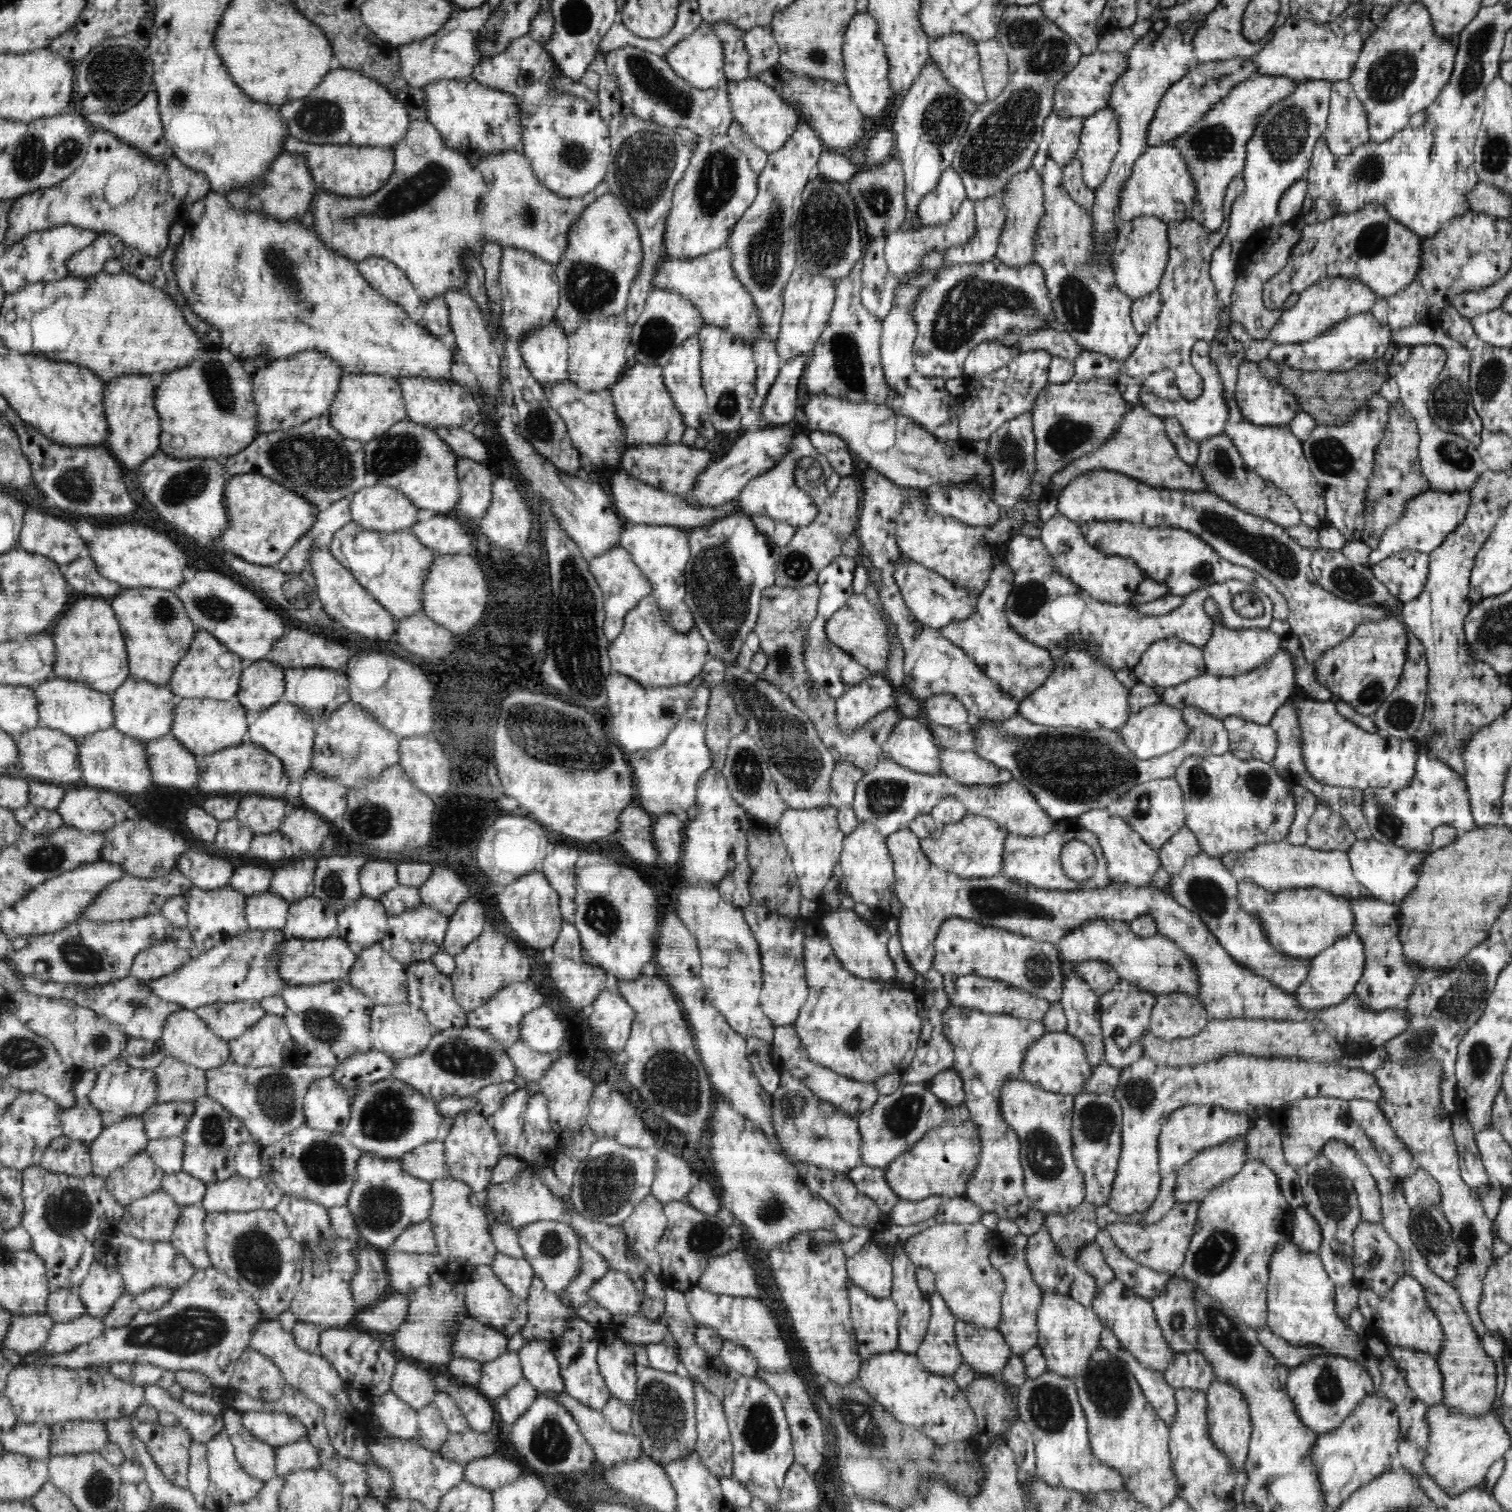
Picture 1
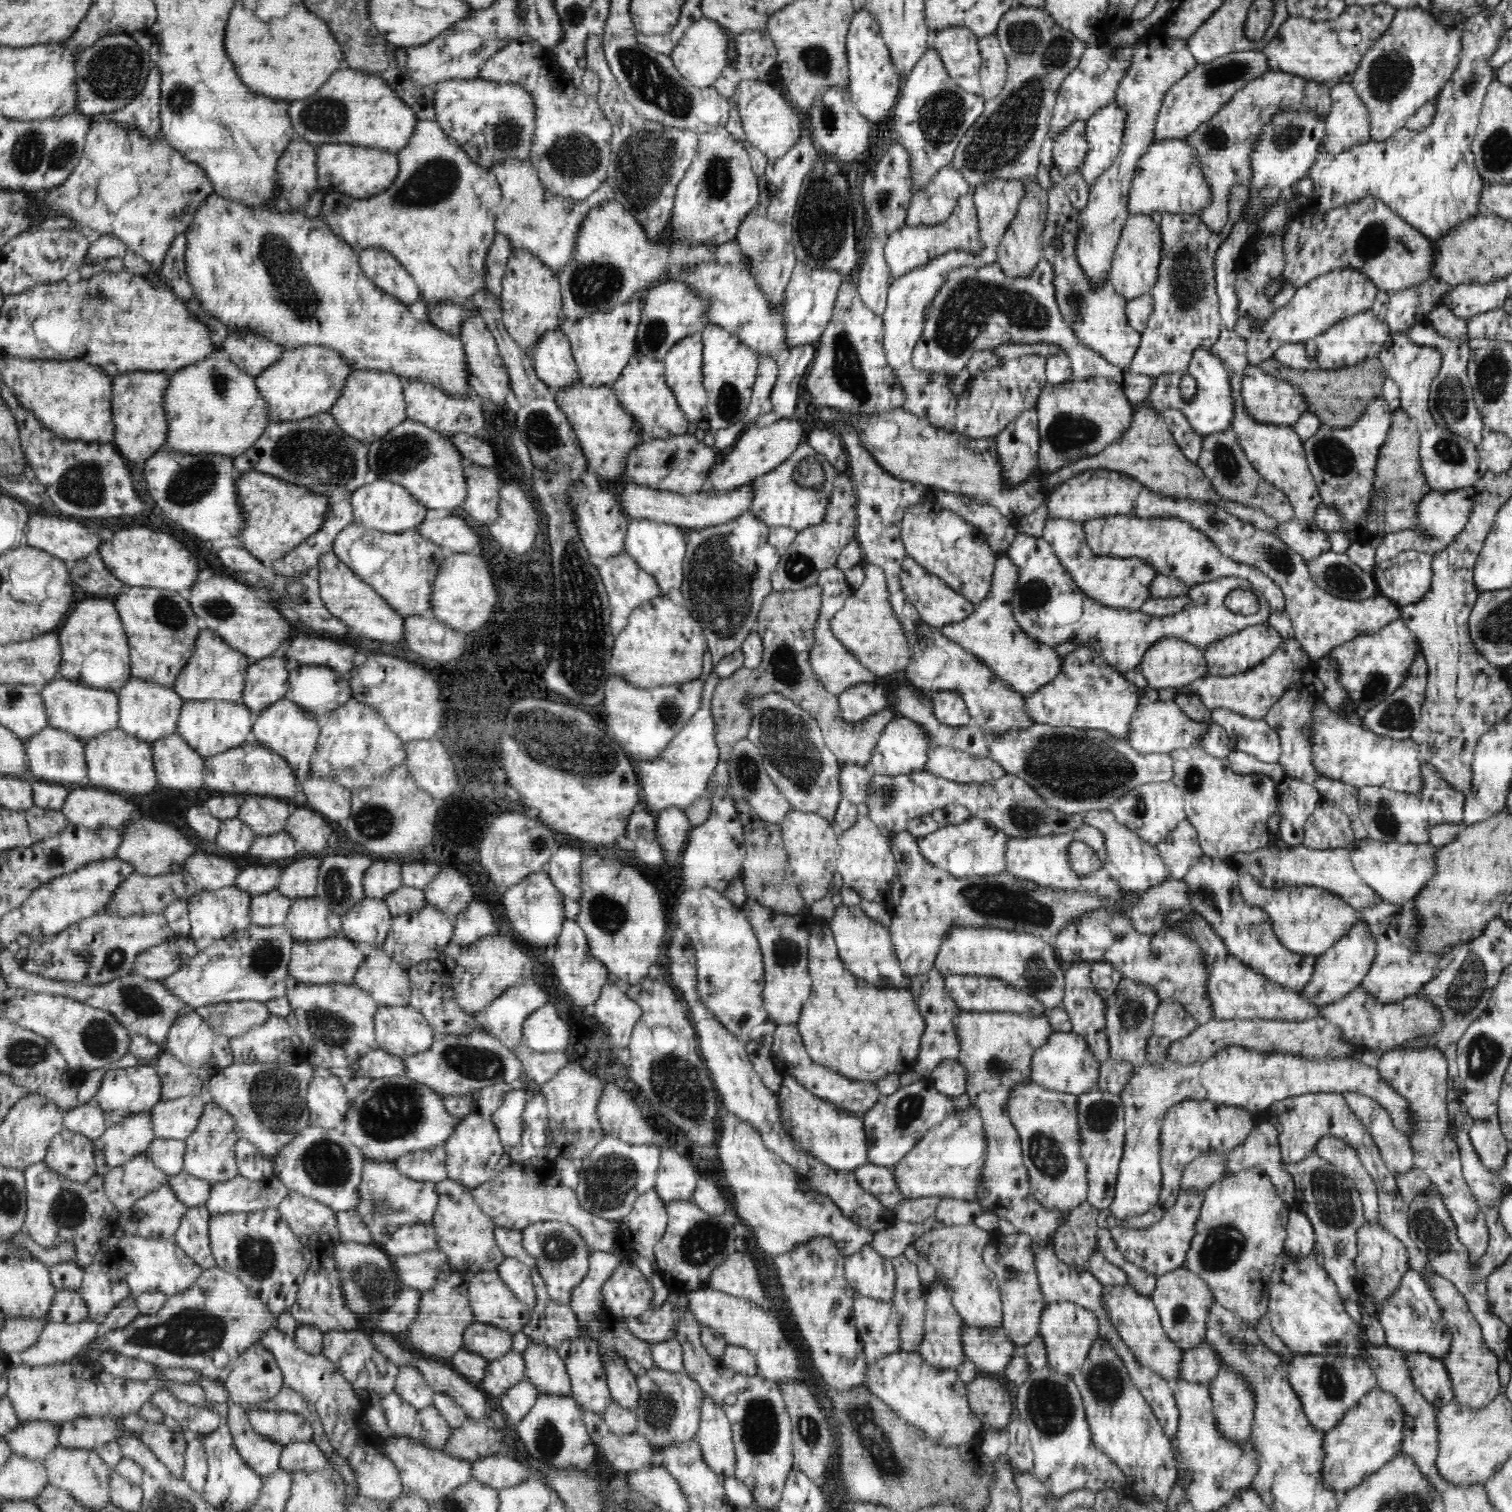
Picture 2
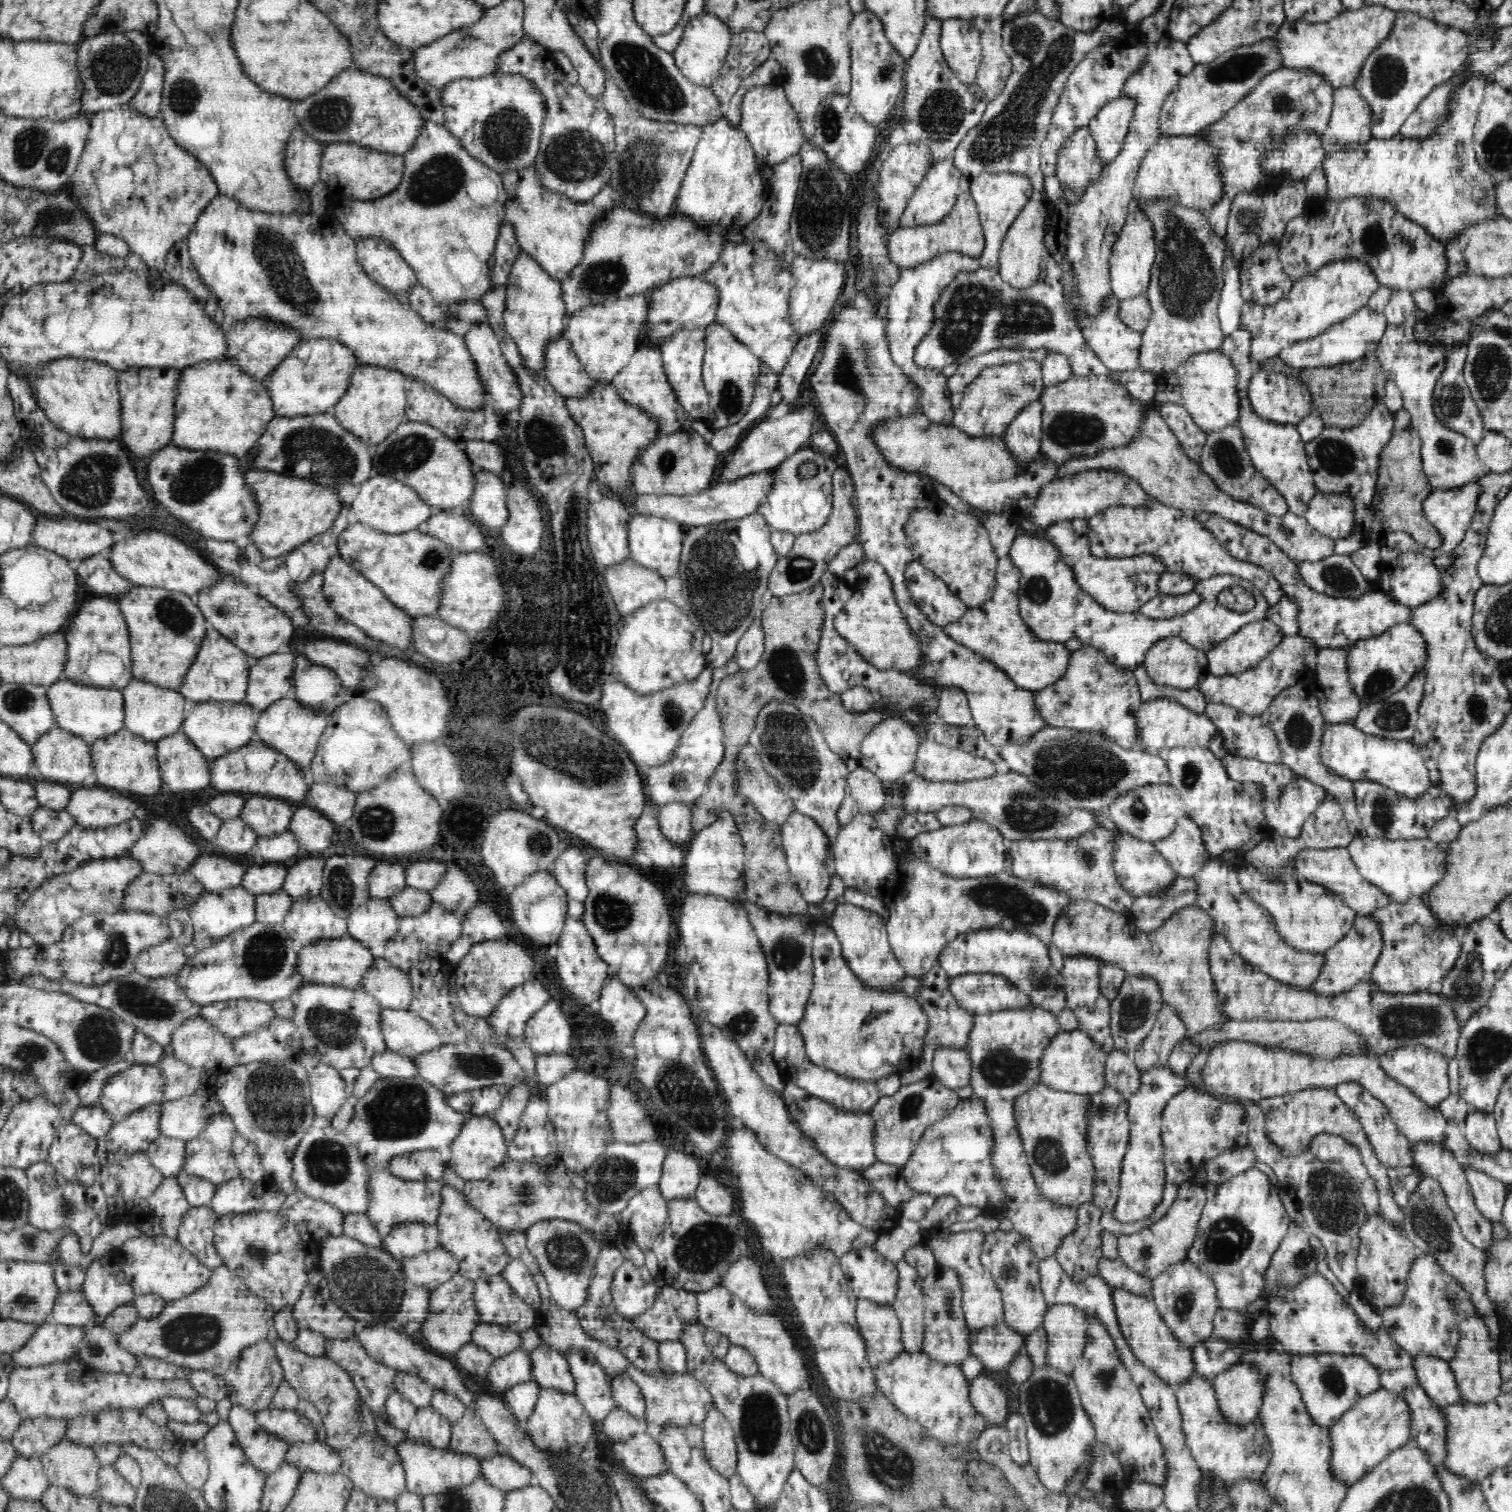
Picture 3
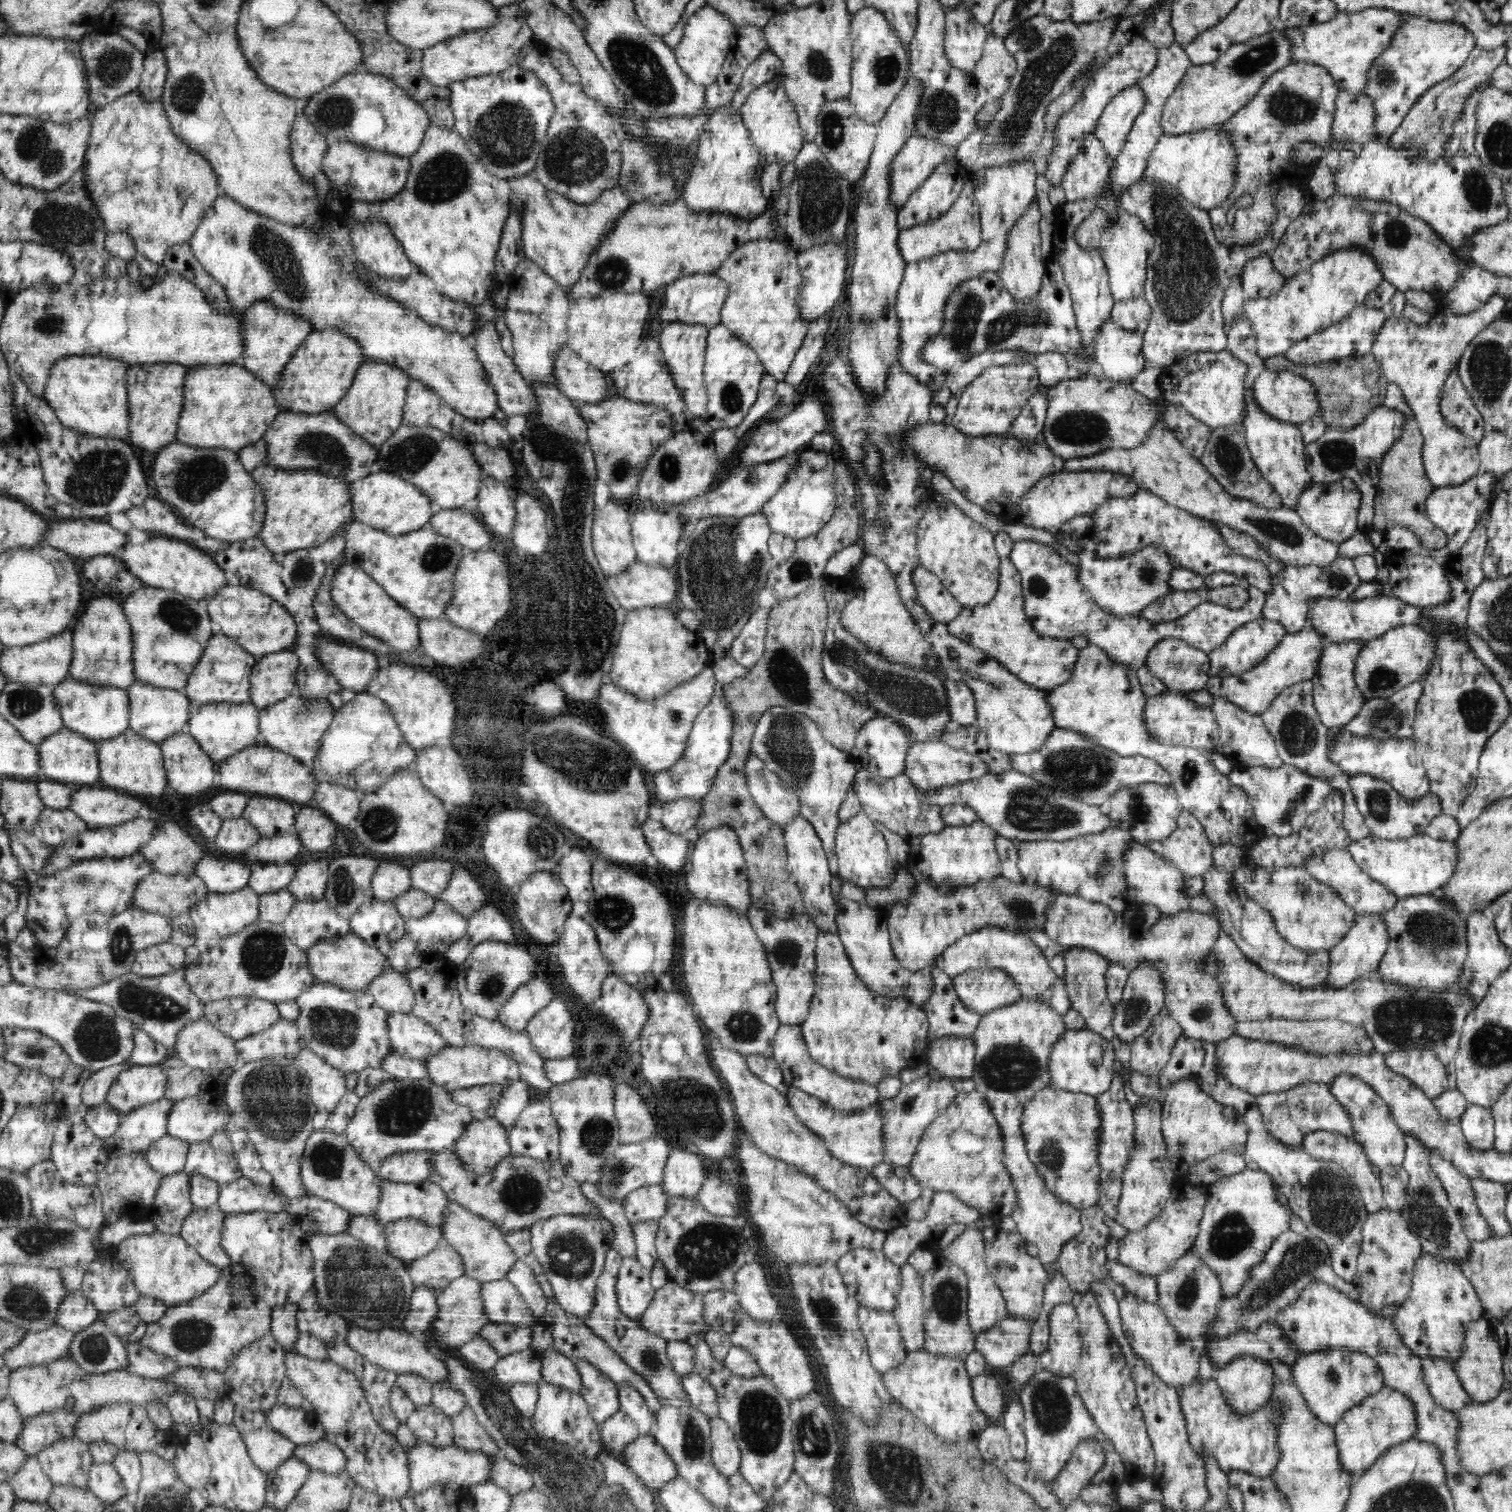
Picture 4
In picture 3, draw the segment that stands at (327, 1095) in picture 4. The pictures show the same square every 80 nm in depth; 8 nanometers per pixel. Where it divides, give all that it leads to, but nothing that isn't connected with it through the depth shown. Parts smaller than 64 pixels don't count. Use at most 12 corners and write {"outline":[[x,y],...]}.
{"outline":[[303,1051],[311,1105],[330,1121],[346,1100],[336,1068]]}

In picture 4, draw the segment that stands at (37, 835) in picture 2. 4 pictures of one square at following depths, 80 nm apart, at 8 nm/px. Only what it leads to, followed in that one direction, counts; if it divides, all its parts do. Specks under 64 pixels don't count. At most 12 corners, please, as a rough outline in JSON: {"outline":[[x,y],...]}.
{"outline":[[45,808],[38,834],[57,847],[88,830],[70,808]]}

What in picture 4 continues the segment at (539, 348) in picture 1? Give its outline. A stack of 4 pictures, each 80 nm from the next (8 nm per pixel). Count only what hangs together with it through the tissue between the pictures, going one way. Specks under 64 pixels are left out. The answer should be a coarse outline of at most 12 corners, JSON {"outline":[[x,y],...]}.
{"outline":[[570,346],[558,353],[556,387],[578,409],[617,395]]}

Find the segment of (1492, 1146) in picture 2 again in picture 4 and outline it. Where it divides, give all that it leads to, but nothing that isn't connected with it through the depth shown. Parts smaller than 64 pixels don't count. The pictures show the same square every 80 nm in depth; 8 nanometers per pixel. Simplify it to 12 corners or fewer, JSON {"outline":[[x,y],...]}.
{"outline":[[1468,1104],[1461,1129],[1470,1146],[1492,1149],[1494,1119],[1486,1106]]}

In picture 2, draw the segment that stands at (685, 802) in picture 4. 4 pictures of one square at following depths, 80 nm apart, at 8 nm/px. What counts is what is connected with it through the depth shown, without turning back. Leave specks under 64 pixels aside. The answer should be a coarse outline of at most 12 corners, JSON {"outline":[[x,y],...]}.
{"outline":[[658,812],[657,837],[680,852],[691,830],[686,812]]}

